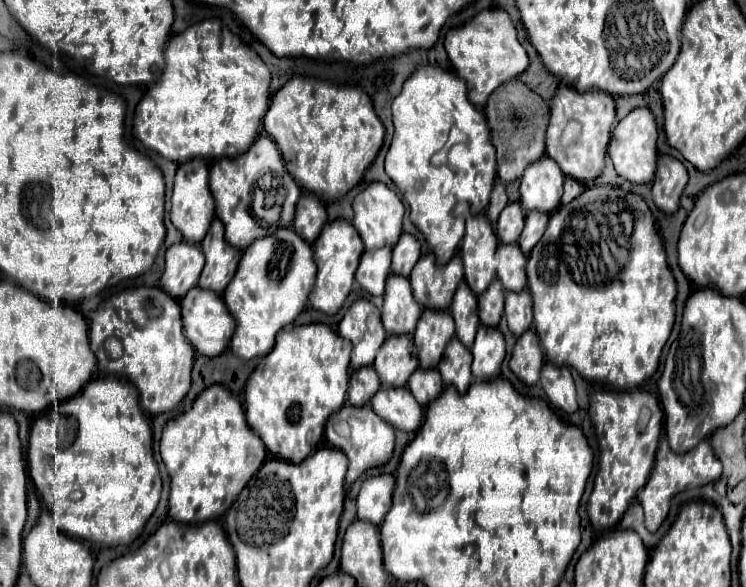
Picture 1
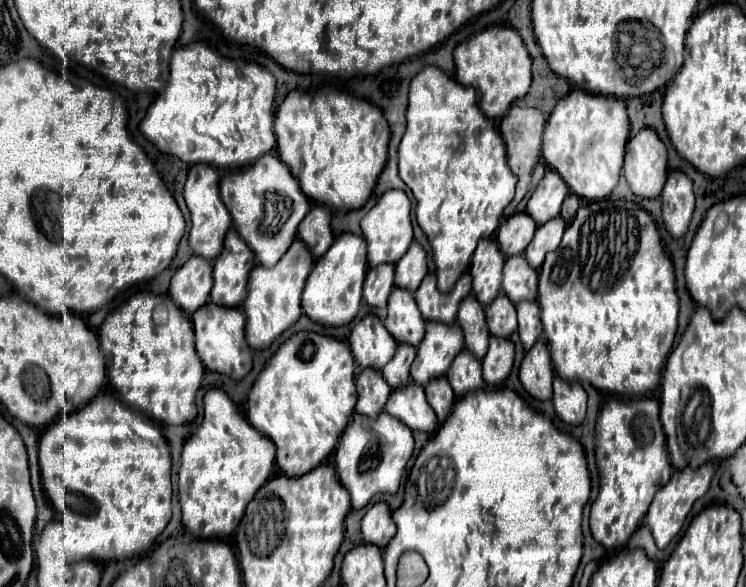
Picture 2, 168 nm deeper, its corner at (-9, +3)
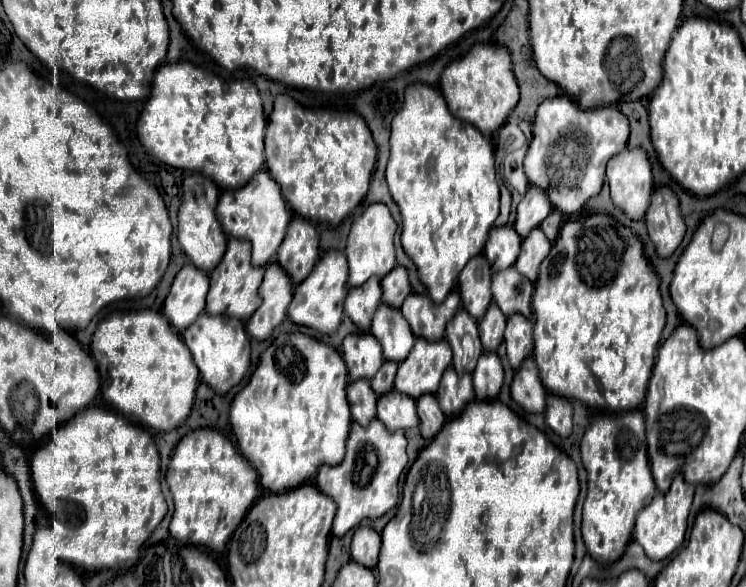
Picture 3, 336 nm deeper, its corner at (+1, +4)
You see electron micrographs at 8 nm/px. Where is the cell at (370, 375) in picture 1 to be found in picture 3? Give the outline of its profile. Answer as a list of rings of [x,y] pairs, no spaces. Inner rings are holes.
[[[370,381],[348,383],[348,403],[350,403],[352,419],[362,427],[366,427],[376,417],[376,401],[378,395],[374,393]]]

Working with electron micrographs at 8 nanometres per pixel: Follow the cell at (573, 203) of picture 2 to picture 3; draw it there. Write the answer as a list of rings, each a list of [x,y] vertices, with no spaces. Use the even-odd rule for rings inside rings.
[[[552,209],[552,211],[550,211],[550,215],[540,223],[542,231],[546,233],[546,237],[548,237],[550,241],[554,241],[554,239],[556,239],[556,235],[558,235],[558,231],[560,231],[562,221],[564,221],[564,215],[562,215],[562,213],[558,213],[558,209]]]

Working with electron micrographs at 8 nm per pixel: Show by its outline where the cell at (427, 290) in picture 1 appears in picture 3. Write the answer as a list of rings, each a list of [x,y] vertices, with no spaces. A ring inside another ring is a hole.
[[[450,291],[446,301],[436,305],[428,295],[410,293],[400,307],[400,313],[410,323],[416,337],[424,337],[428,341],[438,341],[444,337],[446,323],[454,317],[460,307],[458,291]]]

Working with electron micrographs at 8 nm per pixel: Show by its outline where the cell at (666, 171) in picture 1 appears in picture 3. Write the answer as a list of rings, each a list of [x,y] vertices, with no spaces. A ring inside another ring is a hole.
[[[658,187],[652,195],[652,203],[644,219],[658,255],[670,257],[686,233],[678,195],[670,187]]]

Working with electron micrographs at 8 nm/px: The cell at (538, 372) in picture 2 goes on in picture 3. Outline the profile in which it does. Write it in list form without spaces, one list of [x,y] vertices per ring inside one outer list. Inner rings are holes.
[[[532,355],[526,357],[526,361],[516,371],[516,375],[512,379],[512,385],[510,385],[510,393],[512,393],[512,399],[522,409],[526,409],[530,413],[542,413],[544,411],[546,389],[540,381],[538,367],[534,365]]]

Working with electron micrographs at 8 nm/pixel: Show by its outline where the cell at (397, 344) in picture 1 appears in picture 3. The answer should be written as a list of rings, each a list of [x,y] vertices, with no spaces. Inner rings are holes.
[[[384,361],[382,363],[382,367],[374,375],[374,379],[370,381],[372,389],[376,391],[376,395],[382,395],[382,393],[388,393],[388,391],[394,389],[396,373],[398,373],[398,363],[396,361]]]

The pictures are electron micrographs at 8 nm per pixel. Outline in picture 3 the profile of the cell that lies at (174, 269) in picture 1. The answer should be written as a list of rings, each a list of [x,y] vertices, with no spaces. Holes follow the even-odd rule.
[[[184,265],[176,273],[164,301],[164,315],[178,333],[182,333],[186,325],[192,325],[204,311],[208,287],[208,273],[196,269],[194,265]]]

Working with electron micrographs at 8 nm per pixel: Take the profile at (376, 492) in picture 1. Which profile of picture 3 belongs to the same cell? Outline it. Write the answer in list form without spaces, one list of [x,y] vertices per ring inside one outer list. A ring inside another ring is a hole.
[[[358,527],[352,537],[352,559],[374,569],[380,555],[380,533],[372,527]]]

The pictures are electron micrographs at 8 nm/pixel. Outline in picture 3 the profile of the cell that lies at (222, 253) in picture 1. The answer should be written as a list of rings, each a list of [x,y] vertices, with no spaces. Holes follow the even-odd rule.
[[[230,237],[222,261],[210,273],[210,293],[206,297],[206,313],[230,315],[230,317],[238,317],[246,321],[254,313],[254,309],[260,305],[258,287],[262,283],[262,277],[264,277],[264,269],[254,267],[250,263],[250,241]]]

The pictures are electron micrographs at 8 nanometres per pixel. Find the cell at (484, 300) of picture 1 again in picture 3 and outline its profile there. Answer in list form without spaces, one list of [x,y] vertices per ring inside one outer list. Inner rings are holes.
[[[490,303],[490,309],[486,309],[482,321],[478,321],[480,327],[480,339],[486,351],[496,351],[504,337],[504,327],[506,327],[506,315],[498,309],[498,305]]]

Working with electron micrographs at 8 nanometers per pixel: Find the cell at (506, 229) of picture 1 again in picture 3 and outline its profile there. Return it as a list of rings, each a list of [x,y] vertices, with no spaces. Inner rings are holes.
[[[512,225],[492,227],[486,247],[484,247],[484,255],[492,263],[494,271],[514,265],[514,261],[520,253],[520,243],[522,243],[522,237],[516,233],[516,229]]]

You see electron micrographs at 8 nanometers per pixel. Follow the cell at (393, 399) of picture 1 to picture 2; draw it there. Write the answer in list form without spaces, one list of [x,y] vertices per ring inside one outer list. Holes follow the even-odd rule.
[[[414,382],[392,390],[386,402],[386,412],[398,418],[400,422],[404,422],[410,430],[434,432],[438,426],[436,414],[426,402],[424,386]]]

